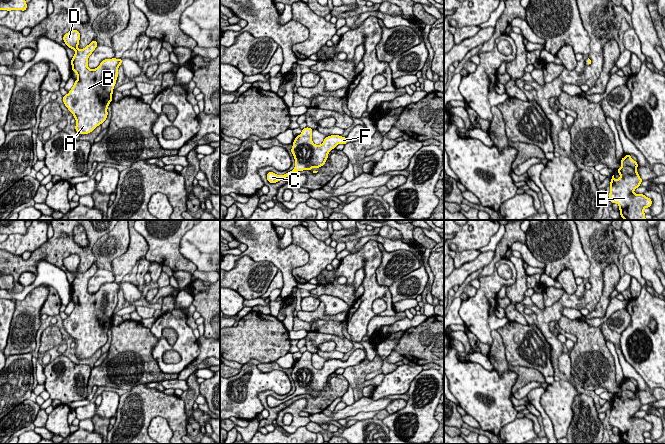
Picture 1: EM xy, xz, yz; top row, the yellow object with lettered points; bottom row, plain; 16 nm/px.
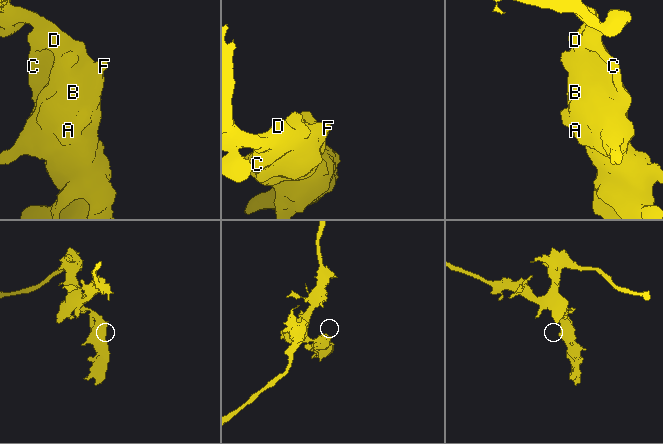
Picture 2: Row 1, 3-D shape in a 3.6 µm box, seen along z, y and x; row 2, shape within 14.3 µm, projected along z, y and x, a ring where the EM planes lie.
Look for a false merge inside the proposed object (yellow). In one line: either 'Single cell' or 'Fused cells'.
Single cell

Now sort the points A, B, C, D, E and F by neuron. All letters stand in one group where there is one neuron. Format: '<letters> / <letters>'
A B C D E F

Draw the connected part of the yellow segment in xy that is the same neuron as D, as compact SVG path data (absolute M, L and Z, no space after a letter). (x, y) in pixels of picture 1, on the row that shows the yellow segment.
M78 30L66 33L63 40L75 51L71 65L78 77L69 93L63 96L63 103L76 119L76 132L88 134L107 118L122 59L105 59L91 70L88 68L88 58L98 46L97 42L92 40L85 48L79 49Z

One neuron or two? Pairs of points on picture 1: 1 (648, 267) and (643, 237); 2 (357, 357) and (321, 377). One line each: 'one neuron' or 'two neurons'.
1: one neuron
2: one neuron

